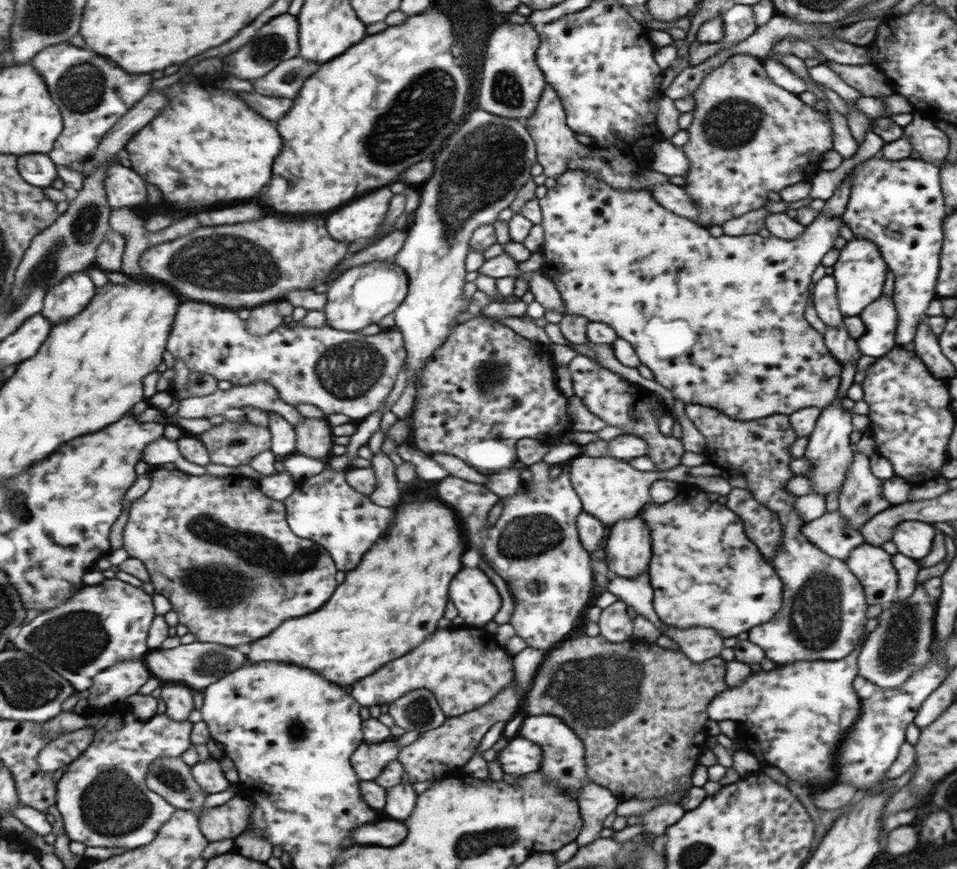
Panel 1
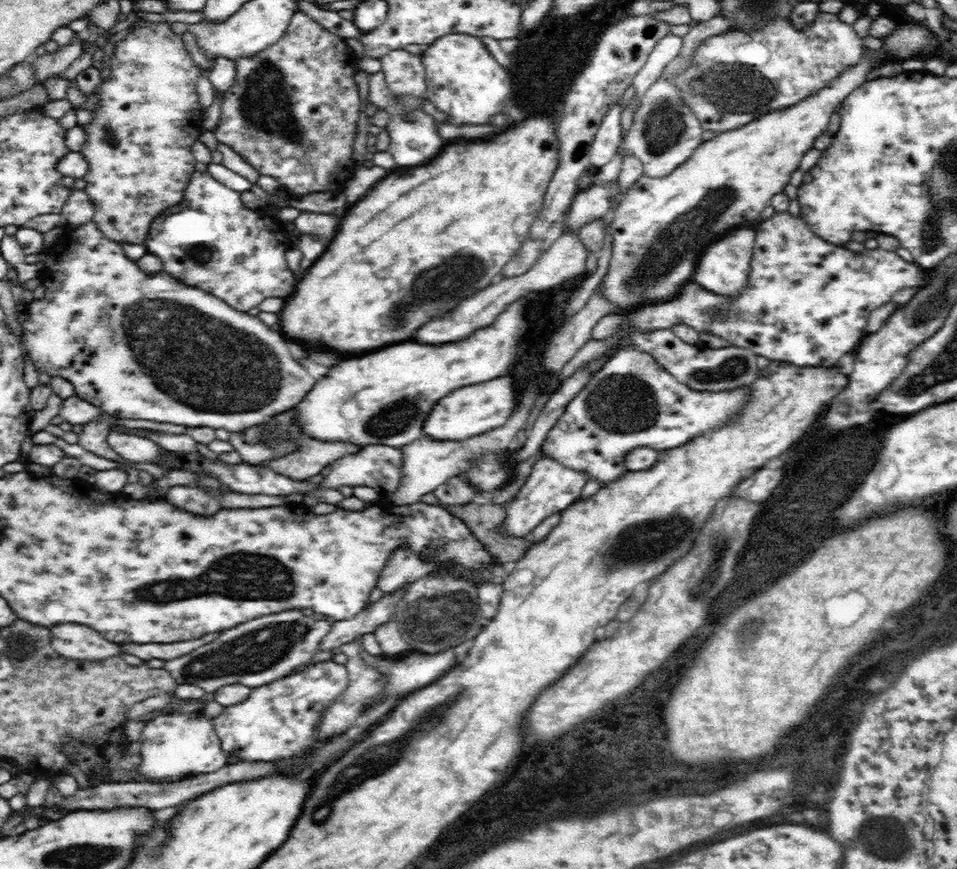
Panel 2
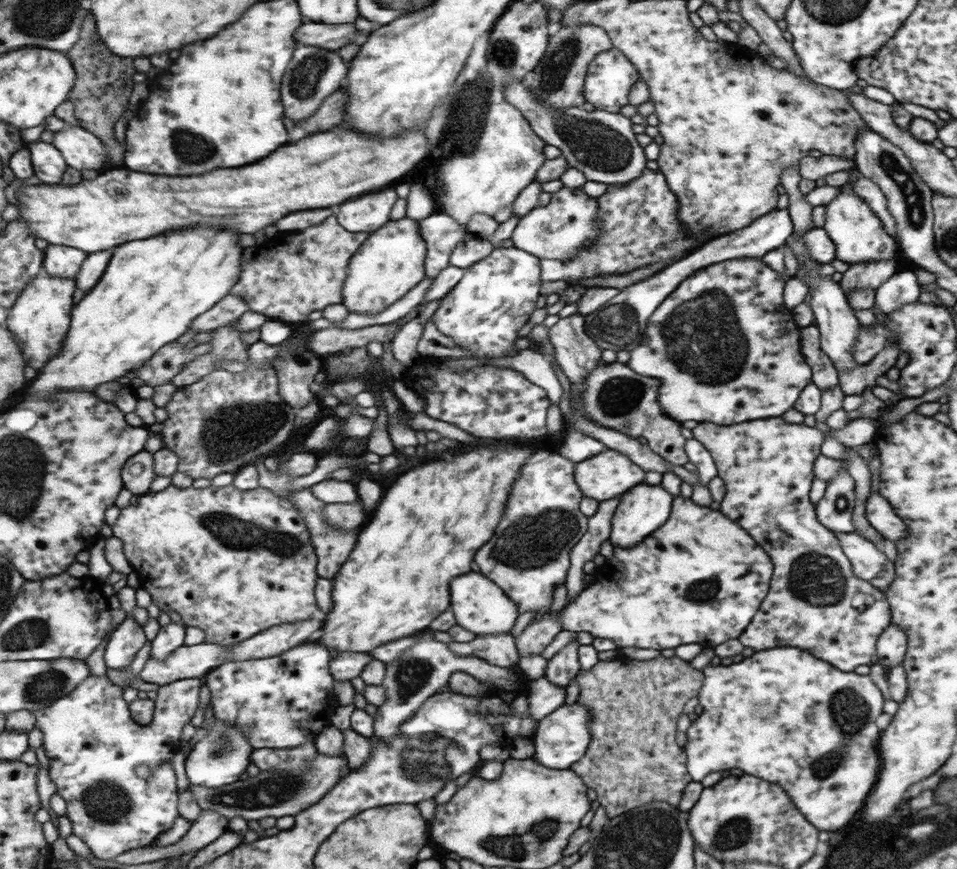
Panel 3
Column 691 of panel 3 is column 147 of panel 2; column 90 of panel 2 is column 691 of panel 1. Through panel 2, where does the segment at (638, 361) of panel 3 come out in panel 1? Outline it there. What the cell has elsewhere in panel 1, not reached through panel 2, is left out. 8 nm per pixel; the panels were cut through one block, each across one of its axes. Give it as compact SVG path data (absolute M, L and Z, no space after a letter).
M569 170L565 175L560 176L556 179L556 185L547 190L546 195L539 200L539 205L542 213L542 220L540 221L540 226L544 229L544 248L542 250L544 262L540 268L540 272L547 276L549 279L552 279L552 282L556 285L558 292L561 294L562 300L564 301L565 314L573 314L585 316L589 321L594 322L603 322L609 324L615 331L616 334L627 340L636 351L638 355L639 362L644 364L653 371L655 376L655 381L662 385L664 388L672 392L672 396L678 400L682 400L684 404L702 404L708 407L716 408L720 412L724 412L730 417L737 418L738 420L756 420L756 419L765 419L767 416L784 414L791 415L793 412L800 411L801 409L808 407L816 407L823 409L827 407L828 404L832 403L838 395L838 386L840 385L840 372L842 372L841 362L829 351L829 347L825 344L825 337L823 334L820 334L815 328L812 328L812 325L805 319L805 308L808 300L808 286L812 284L814 280L814 274L818 264L822 262L822 256L835 248L834 238L840 236L838 234L838 228L840 228L840 220L837 219L837 216L826 216L825 214L818 213L817 217L805 227L805 231L801 232L801 235L798 238L793 240L782 240L780 237L770 235L770 237L764 239L758 233L750 235L741 235L741 236L729 236L722 235L715 237L709 232L709 229L702 227L699 224L696 224L694 220L687 219L686 217L678 216L677 213L670 212L664 205L654 199L654 196L648 190L618 190L612 188L610 185L602 184L602 180L590 172L584 172L584 170Z

